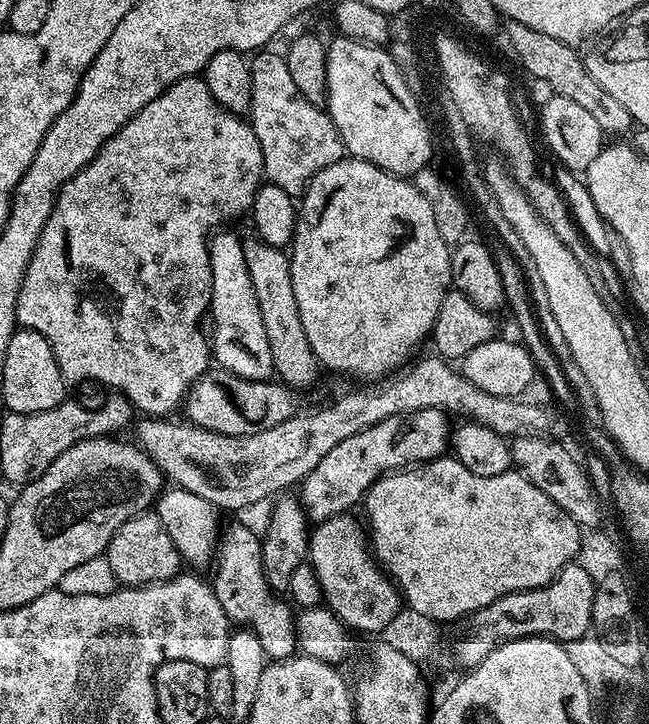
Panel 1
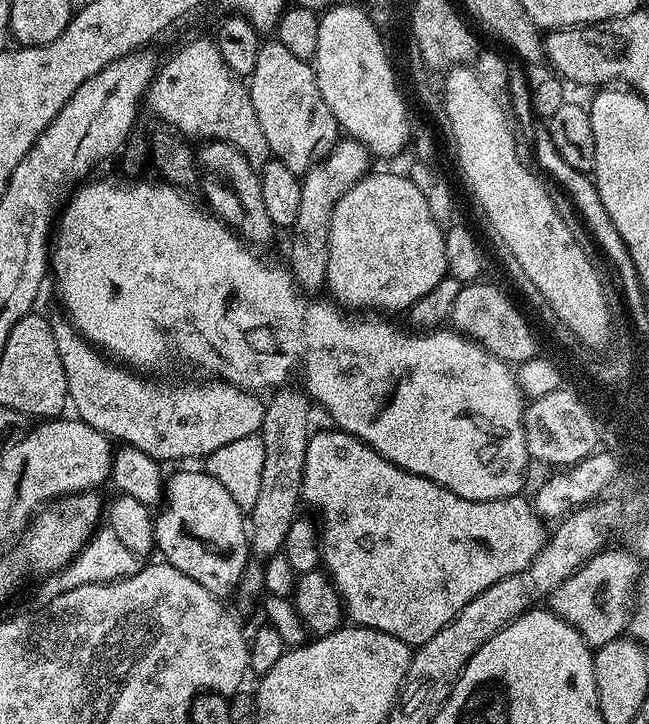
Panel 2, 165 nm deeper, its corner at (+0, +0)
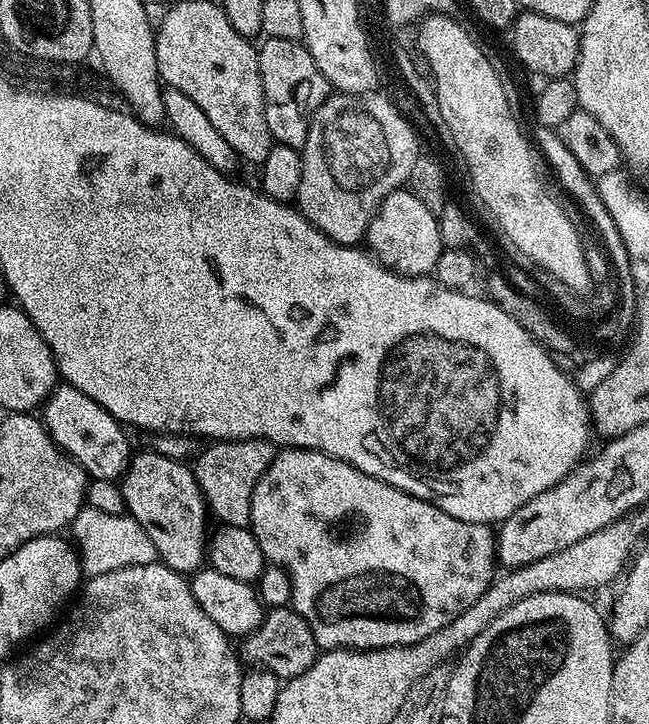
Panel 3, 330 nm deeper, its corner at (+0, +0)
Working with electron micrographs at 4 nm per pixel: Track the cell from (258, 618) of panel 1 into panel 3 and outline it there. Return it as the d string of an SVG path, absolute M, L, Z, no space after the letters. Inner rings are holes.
M155 450L148 452L137 451L128 463L128 469L124 471L122 479L119 481L122 490L122 498L127 515L133 516L146 530L150 537L150 542L154 542L154 550L159 563L165 564L167 568L181 574L191 574L200 571L206 560L206 549L210 539L210 527L208 528L208 518L210 511L205 504L204 494L195 480L193 469L185 461L166 458L158 454Z

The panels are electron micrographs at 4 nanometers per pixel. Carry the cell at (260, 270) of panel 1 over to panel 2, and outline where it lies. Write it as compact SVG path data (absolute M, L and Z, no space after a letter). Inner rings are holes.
M221 140L203 141L195 149L196 168L200 171L199 187L204 188L203 199L225 224L231 226L249 245L268 244L278 232L270 222L270 214L262 198L262 182L257 169L233 144Z

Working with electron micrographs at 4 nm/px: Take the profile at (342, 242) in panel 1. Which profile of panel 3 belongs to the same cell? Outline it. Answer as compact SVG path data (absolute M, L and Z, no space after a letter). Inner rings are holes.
M411 190L391 192L381 202L368 227L366 244L371 255L387 268L393 268L400 276L427 276L435 273L438 258L445 249L439 234L437 213L426 210L426 206L418 202Z

